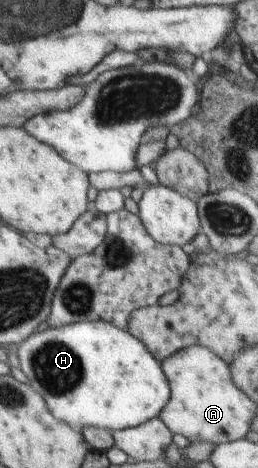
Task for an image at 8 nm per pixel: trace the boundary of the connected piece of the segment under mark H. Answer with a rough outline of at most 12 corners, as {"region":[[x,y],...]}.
{"region":[[102,320],[37,330],[19,368],[77,432],[157,418],[161,361]]}

